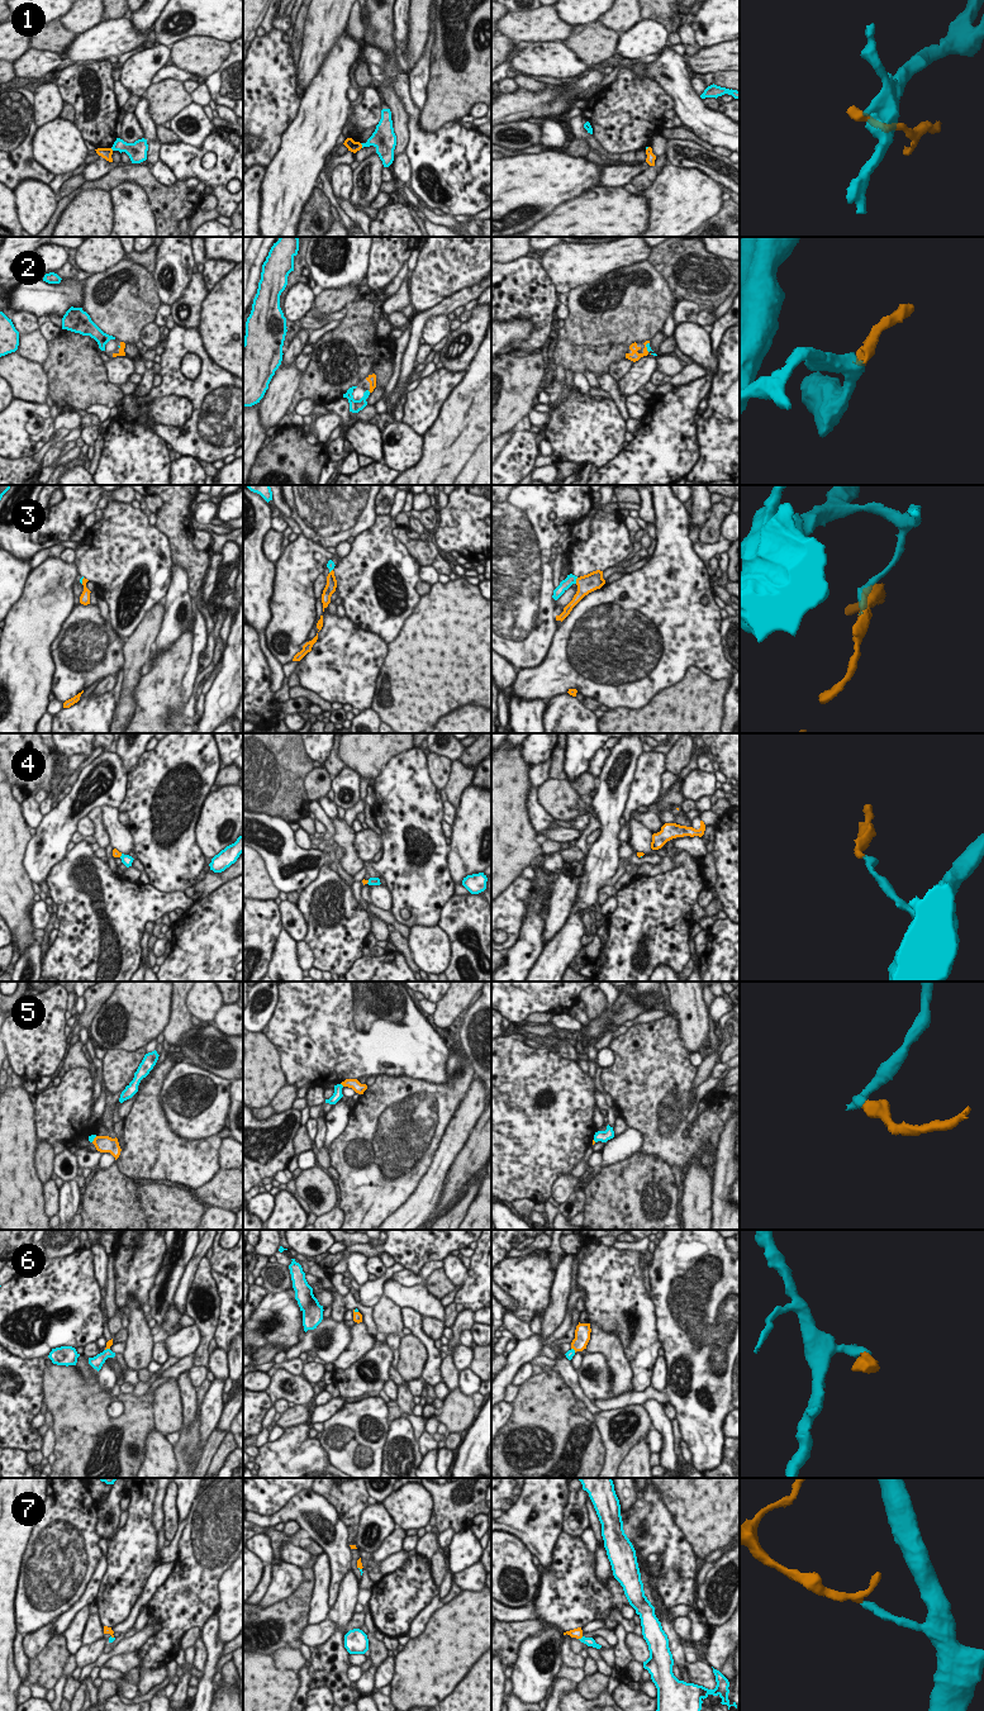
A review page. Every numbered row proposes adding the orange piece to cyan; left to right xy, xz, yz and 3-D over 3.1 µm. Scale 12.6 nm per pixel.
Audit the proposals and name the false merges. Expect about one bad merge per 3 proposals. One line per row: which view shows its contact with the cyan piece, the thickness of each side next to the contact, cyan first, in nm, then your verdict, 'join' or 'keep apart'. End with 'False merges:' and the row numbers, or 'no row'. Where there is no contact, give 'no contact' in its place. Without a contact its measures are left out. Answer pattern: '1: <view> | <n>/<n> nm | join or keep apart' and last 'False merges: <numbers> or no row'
1: xz | 240/140 nm | keep apart
2: yz | 60/130 nm | join
3: yz | 130/240 nm | join
4: xy | 140/90 nm | join
5: xy | 70/220 nm | keep apart
6: xz | 50/130 nm | join
7: yz | 120/130 nm | join
False merges: 1, 5

